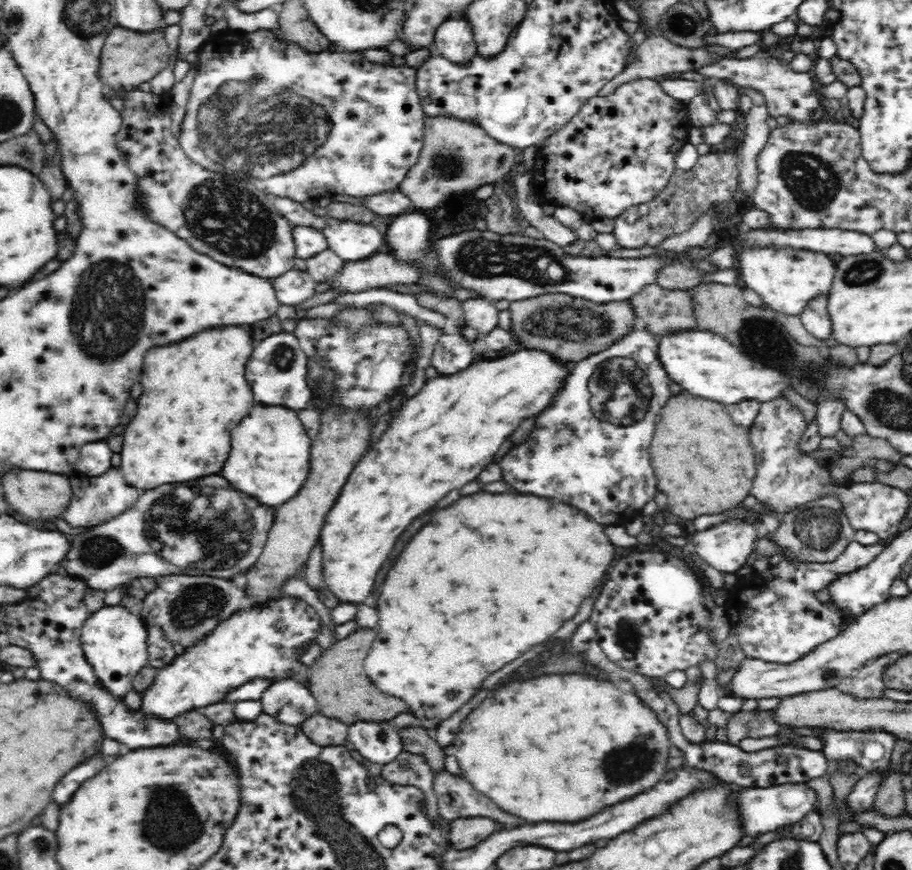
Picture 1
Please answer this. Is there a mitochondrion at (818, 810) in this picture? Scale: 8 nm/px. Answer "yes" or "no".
no

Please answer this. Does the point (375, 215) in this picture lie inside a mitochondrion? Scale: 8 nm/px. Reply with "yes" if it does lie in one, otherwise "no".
no

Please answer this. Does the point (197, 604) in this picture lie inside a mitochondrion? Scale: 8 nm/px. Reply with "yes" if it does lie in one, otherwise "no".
yes

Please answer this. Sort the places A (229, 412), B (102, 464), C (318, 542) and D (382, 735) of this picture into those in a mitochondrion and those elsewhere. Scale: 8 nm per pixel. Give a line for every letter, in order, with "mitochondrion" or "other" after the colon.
A: other
B: other
C: other
D: other

